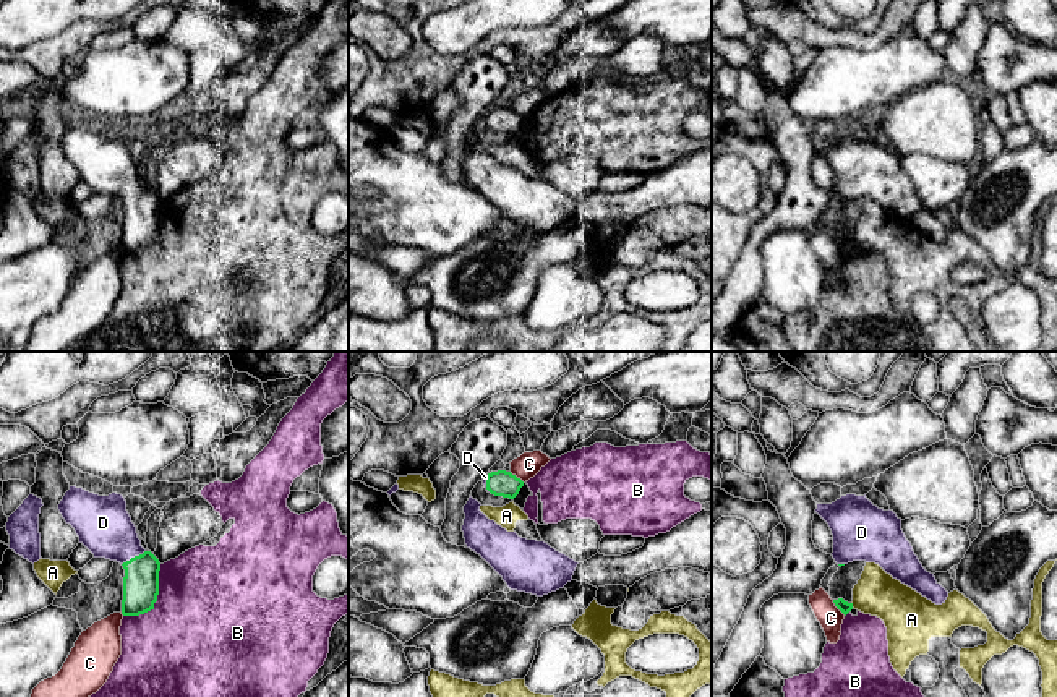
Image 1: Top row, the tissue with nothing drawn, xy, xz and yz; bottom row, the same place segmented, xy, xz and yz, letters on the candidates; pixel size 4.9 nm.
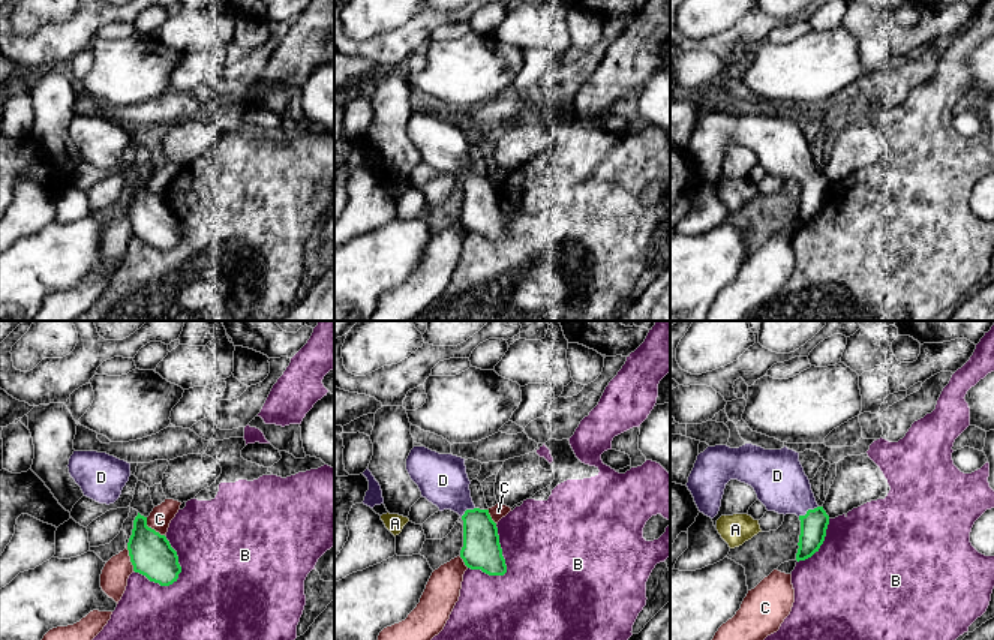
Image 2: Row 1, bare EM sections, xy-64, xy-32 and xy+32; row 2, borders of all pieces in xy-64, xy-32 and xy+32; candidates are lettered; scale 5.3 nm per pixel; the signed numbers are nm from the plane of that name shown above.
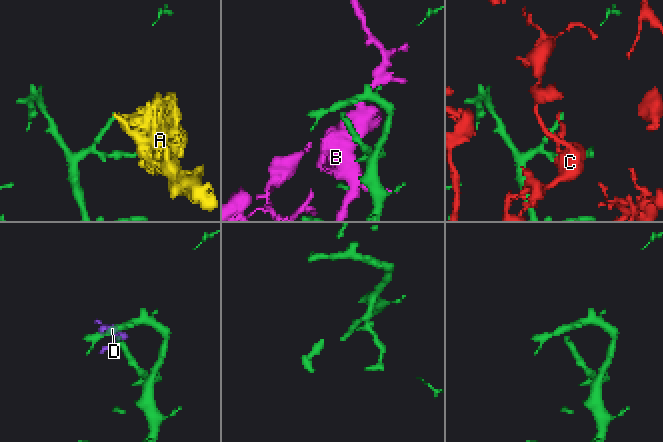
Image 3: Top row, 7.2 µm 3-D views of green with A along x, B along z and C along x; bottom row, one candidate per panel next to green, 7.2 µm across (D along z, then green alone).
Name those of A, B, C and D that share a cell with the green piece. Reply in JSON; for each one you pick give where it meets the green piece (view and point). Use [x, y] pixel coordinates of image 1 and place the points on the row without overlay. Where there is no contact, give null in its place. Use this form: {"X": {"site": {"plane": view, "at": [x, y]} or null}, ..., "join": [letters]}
{"D": {"site": {"plane": "xy", "at": [135, 193]}}, "join": ["D"]}

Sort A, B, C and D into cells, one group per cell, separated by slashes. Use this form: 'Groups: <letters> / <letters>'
Groups: A / B / C / D

